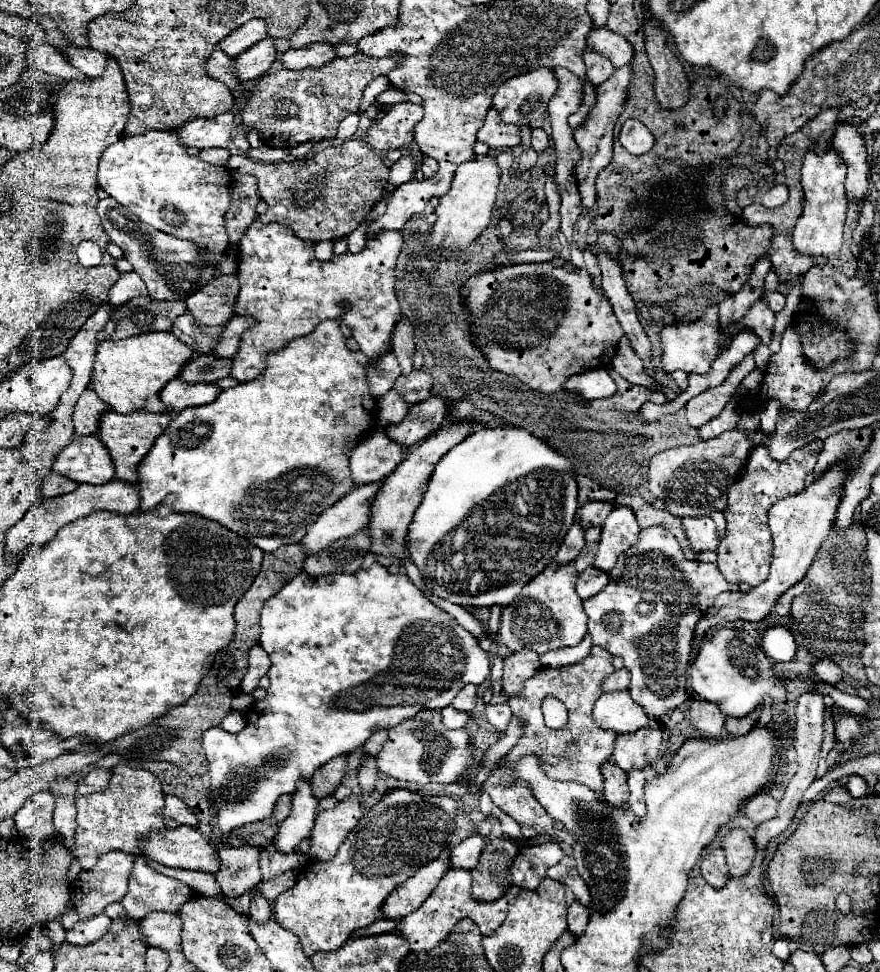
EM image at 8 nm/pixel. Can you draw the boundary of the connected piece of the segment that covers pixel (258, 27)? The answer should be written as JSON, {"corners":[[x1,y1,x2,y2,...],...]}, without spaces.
{"corners":[[250,19,248,23,244,23,242,27,234,29,228,37,224,37,218,47,228,55,228,57,236,57,242,51,246,51,248,47,252,47,254,43,266,39,266,21,264,19]]}

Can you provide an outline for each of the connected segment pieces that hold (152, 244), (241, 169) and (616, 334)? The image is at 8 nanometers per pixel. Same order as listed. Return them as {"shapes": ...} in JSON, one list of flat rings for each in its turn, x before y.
{"shapes":[[[110,197,98,201,96,211,100,215,100,223,106,235,124,251,124,257,132,263,134,271,146,283,152,299,184,301,188,295,196,293,200,287,214,279,214,267,202,263,202,257,198,257,198,249,194,249,194,243,156,229,154,233,150,233,152,229,144,221,140,221,134,213,130,213,126,207]],[[348,139,342,145,326,147,310,157,268,165,254,163,244,155,234,155,226,167,232,173,252,173,258,179,258,193,268,205,268,211,262,215,264,223,282,223,302,239,314,243,346,237,368,217,372,205,394,189,388,185,384,159,360,139]],[[552,263,500,265,468,277,460,291,462,305,470,311,474,347,494,371,516,377,534,391,558,393,564,391,564,383,572,375,596,367,608,367,616,353,616,345,624,335,606,297,594,291,590,273,574,269,572,263,566,263,564,267,554,267]]]}

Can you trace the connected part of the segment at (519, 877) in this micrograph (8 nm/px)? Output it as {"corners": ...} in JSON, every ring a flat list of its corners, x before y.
{"corners":[[554,841,544,845,522,847,510,868,513,885,522,889,538,887,538,883,546,877,546,869,556,865,562,857,564,857,564,851]]}

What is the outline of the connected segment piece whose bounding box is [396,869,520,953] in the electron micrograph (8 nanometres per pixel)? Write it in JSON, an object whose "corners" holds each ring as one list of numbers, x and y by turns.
{"corners":[[450,869,438,883,438,887,430,893,430,897,420,905,418,911,410,913,408,917,404,917,396,929,396,933,400,933,408,945,412,953,420,953,420,951,430,951,434,947,438,947,438,943,442,943,446,939,446,935,452,931,452,927,460,921,470,917,482,931,482,935,492,935,498,925,502,925,502,921,506,919,506,913,510,911,512,903,516,901,520,889,518,887,510,887,508,893,494,901,494,903,478,903,472,899,470,895,470,871,466,869]]}

